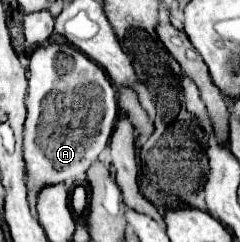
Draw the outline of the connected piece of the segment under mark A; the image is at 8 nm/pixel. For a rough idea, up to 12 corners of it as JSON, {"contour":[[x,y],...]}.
{"contour":[[69,43],[29,57],[29,195],[83,181],[119,117]]}

